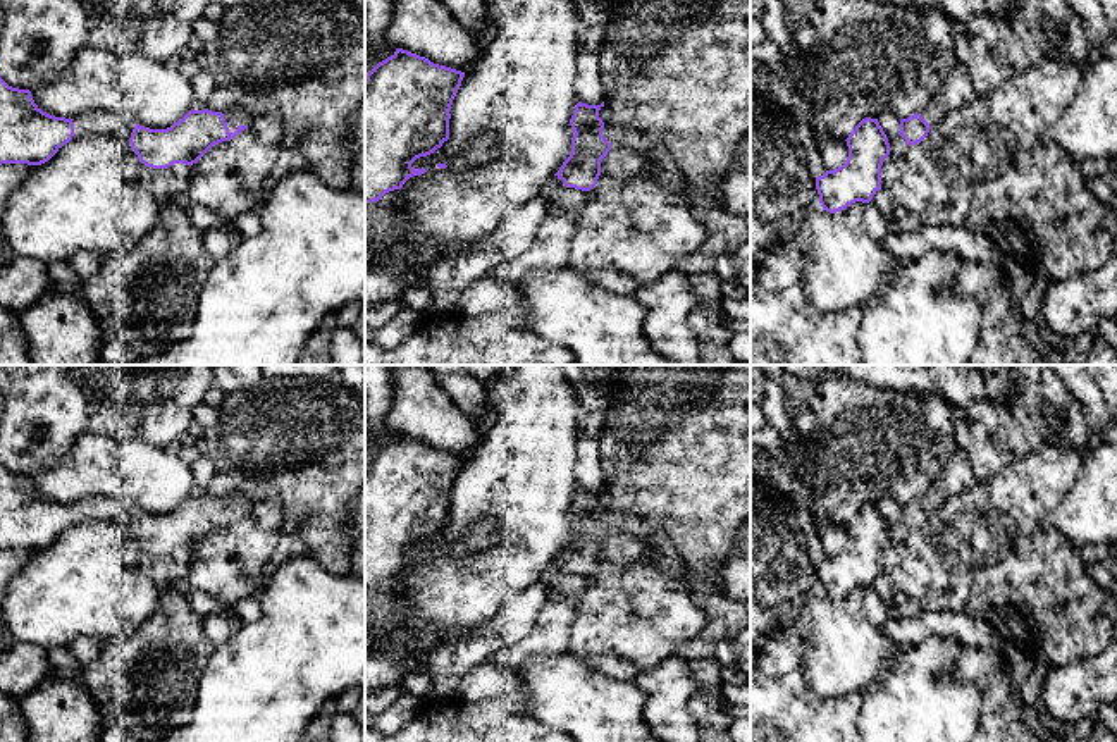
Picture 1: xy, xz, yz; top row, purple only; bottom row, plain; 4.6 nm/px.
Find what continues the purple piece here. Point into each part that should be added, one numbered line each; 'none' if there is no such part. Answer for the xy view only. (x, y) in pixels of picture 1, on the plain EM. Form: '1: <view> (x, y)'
1: xy (233, 503)

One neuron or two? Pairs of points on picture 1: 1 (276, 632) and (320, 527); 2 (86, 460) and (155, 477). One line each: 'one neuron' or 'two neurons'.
1: two neurons
2: one neuron

